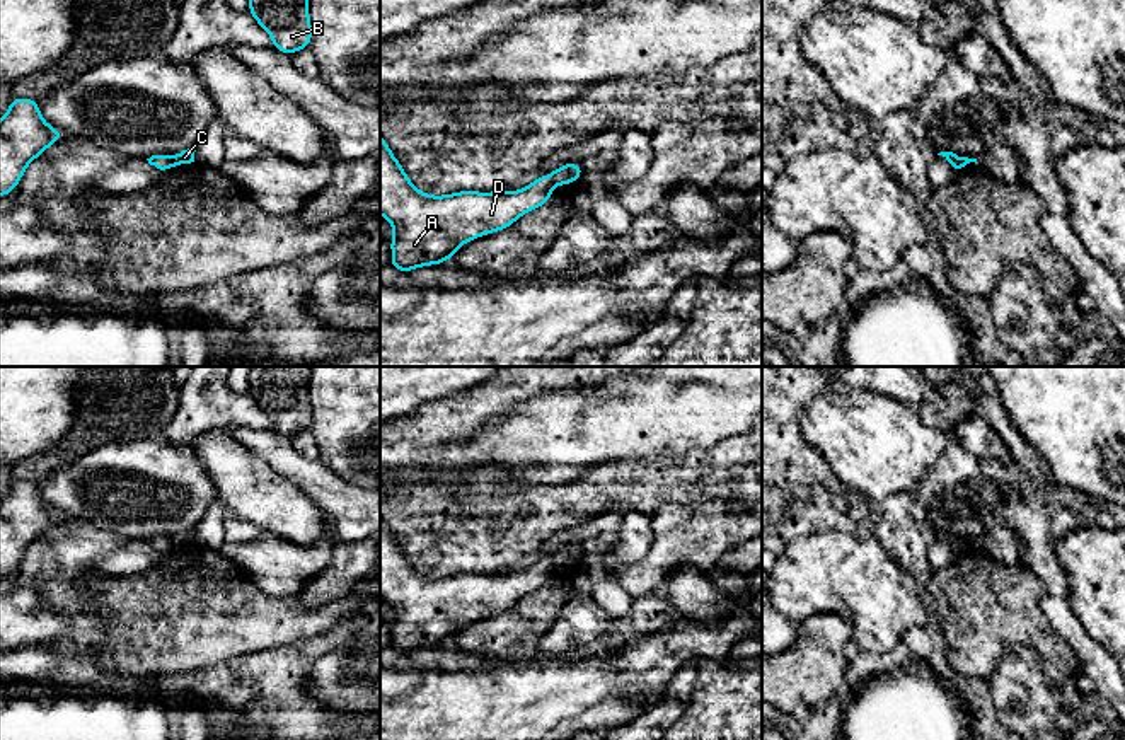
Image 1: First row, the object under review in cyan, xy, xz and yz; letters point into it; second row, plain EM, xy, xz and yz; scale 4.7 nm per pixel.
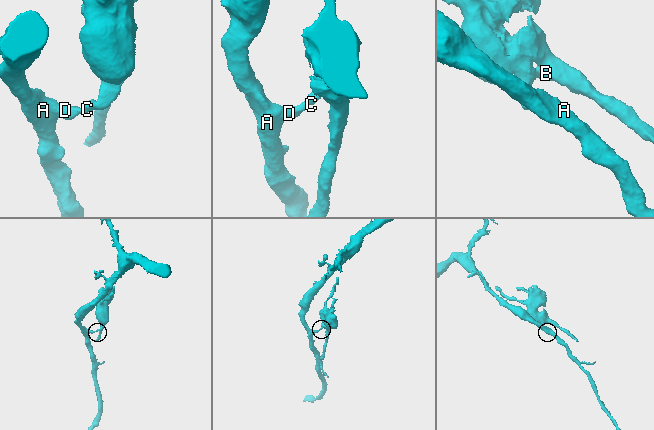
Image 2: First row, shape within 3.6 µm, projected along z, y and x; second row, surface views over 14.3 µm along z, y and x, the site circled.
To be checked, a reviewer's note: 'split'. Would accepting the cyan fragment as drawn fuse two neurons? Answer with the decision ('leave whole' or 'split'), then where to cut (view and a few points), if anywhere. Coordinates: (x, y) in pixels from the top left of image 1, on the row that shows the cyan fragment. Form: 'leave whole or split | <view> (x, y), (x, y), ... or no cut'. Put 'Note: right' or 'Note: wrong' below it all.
split | xz (549, 174), (554, 184)
Note: right

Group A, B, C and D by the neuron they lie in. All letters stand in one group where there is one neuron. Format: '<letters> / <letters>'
A D / B C

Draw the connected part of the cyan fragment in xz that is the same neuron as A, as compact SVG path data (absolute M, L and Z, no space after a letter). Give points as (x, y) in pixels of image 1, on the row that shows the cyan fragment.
M380 135L380 213L394 227L390 266L409 273L447 263L465 242L511 227L549 203L551 176L516 191L459 191L431 196L414 188Z

